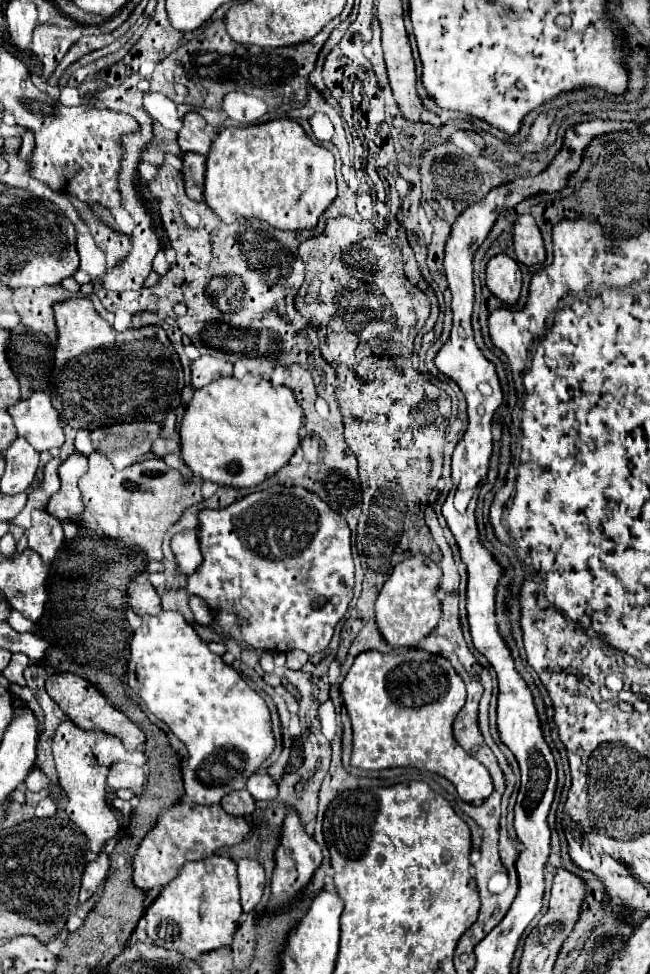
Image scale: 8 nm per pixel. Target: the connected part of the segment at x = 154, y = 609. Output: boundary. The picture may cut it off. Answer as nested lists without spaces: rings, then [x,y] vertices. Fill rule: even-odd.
[[[150,583],[136,585],[128,599],[128,605],[134,609],[136,615],[158,615],[162,611],[160,595]]]

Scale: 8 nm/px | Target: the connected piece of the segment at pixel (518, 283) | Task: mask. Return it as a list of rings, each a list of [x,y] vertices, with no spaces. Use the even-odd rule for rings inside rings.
[[[496,255],[486,267],[486,285],[502,303],[516,305],[522,289],[522,273],[514,259],[506,255]]]

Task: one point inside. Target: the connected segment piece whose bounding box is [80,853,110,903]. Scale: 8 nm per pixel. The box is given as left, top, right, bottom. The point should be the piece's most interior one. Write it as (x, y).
(95, 873)

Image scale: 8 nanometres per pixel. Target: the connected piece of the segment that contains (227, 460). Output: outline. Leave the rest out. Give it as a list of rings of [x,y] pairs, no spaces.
[[[246,373],[242,379],[222,377],[194,391],[192,401],[186,407],[180,427],[182,459],[192,469],[192,473],[204,481],[214,481],[226,487],[254,487],[264,479],[272,477],[280,467],[284,467],[294,451],[300,447],[300,427],[302,427],[302,407],[296,403],[294,393],[288,387],[276,387],[260,375]]]

